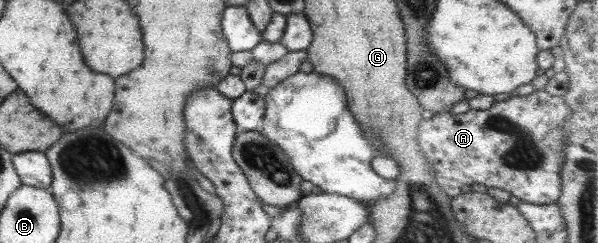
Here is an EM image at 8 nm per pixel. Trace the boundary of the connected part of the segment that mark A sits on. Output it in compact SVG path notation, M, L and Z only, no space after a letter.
M542 89L526 96L516 96L504 102L493 102L486 110L473 110L460 114L450 111L426 115L418 122L417 138L432 179L449 197L460 193L462 186L482 184L487 188L500 188L530 204L556 203L560 196L560 166L563 163L563 148L566 138L562 134L562 122L570 116L570 108L564 99L547 94Z

